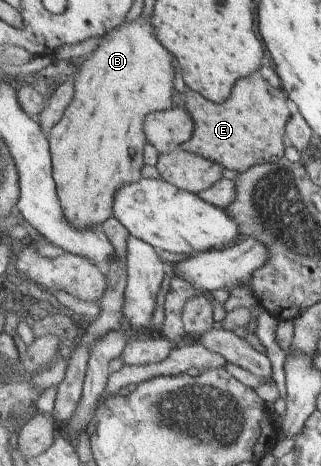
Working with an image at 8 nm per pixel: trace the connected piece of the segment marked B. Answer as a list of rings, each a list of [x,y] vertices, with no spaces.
[[[138,16],[133,22],[125,23],[111,31],[99,42],[76,78],[76,94],[72,106],[66,110],[64,118],[52,128],[50,146],[53,176],[57,192],[65,213],[76,229],[88,229],[96,223],[108,221],[114,215],[113,205],[118,190],[128,182],[143,179],[145,147],[149,138],[145,132],[148,117],[175,106],[176,70],[173,54],[162,44],[153,26],[153,16]]]

